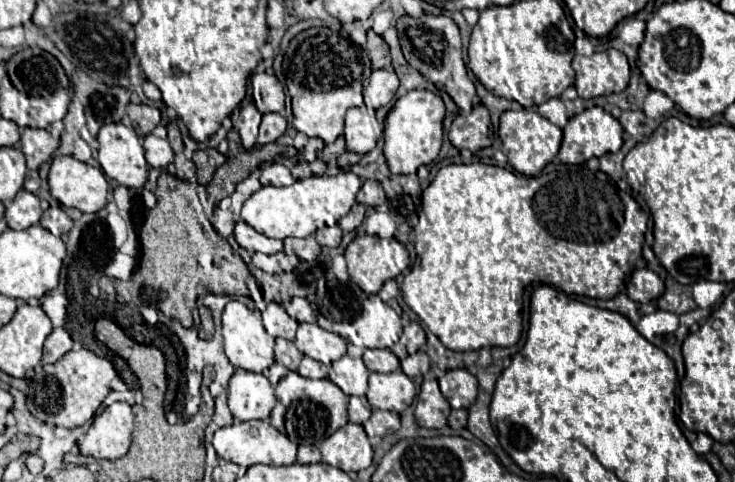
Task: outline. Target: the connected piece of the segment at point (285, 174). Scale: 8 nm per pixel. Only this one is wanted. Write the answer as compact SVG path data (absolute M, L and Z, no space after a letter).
M272 163L272 165L264 167L262 175L260 175L260 183L262 185L292 185L294 181L296 179L288 171L288 167L278 165L278 163Z

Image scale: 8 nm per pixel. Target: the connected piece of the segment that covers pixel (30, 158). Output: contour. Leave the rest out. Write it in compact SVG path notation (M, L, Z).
M24 129L20 147L26 155L28 169L38 169L44 161L52 157L52 153L58 149L60 141L54 139L46 129Z

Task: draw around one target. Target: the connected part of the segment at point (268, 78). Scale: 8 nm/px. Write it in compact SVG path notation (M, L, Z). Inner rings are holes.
M254 73L252 89L254 89L254 103L260 113L284 111L284 89L272 73Z

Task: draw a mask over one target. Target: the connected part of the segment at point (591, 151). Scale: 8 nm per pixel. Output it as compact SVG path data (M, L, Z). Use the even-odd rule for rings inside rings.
M590 107L582 113L568 119L568 125L564 127L564 137L560 145L558 159L568 165L580 165L586 163L592 155L602 157L604 153L616 153L622 147L622 125L618 119L614 119L610 113L606 113L602 107Z

